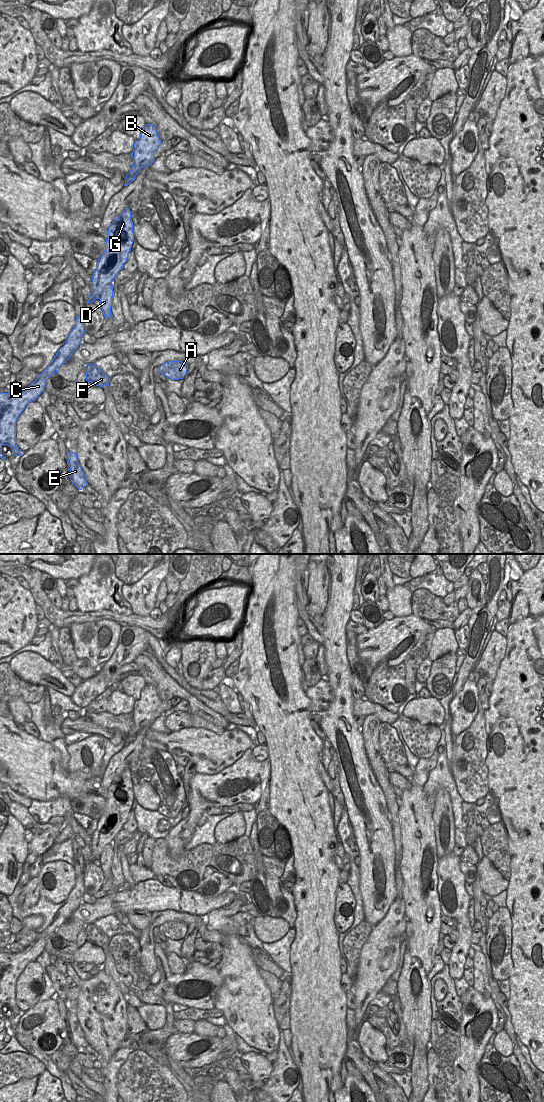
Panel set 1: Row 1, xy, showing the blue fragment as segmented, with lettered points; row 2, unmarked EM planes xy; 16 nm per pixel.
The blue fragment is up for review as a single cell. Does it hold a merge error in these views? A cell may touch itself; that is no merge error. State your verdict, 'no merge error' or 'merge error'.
merge error

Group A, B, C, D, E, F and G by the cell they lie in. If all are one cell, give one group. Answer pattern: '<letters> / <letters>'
A D F G / B C E

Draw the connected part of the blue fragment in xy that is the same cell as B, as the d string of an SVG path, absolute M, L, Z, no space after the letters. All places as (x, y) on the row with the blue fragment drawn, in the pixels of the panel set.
M146 124L141 130L140 139L135 141L132 151L133 164L130 172L126 175L125 185L128 186L135 180L137 173L141 168L152 165L154 152L161 144L157 134L156 127L152 124Z

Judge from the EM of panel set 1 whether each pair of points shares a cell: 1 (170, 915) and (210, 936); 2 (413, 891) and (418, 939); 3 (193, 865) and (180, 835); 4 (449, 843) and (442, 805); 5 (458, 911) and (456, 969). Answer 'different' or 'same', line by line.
1: same
2: same
3: different
4: same
5: same

